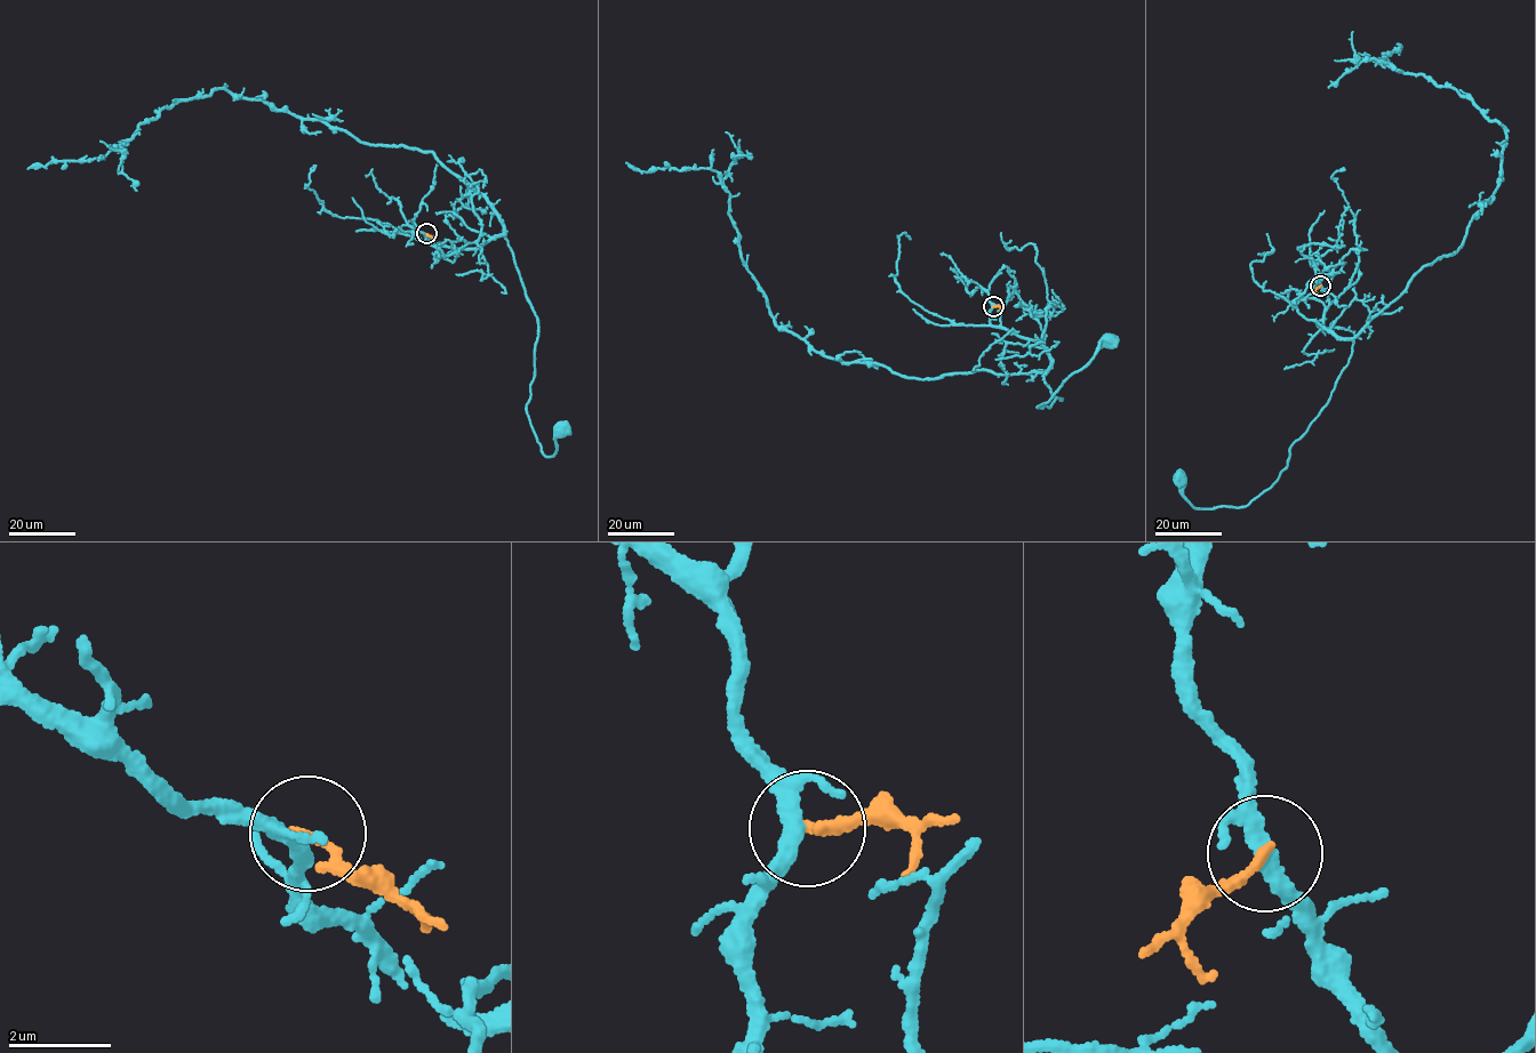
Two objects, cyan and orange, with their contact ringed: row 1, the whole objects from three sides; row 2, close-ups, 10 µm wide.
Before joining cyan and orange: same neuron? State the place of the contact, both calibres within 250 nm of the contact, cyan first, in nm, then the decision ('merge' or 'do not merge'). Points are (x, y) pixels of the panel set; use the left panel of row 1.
place (426, 233); calibres 280 and 190 nm; do not merge

